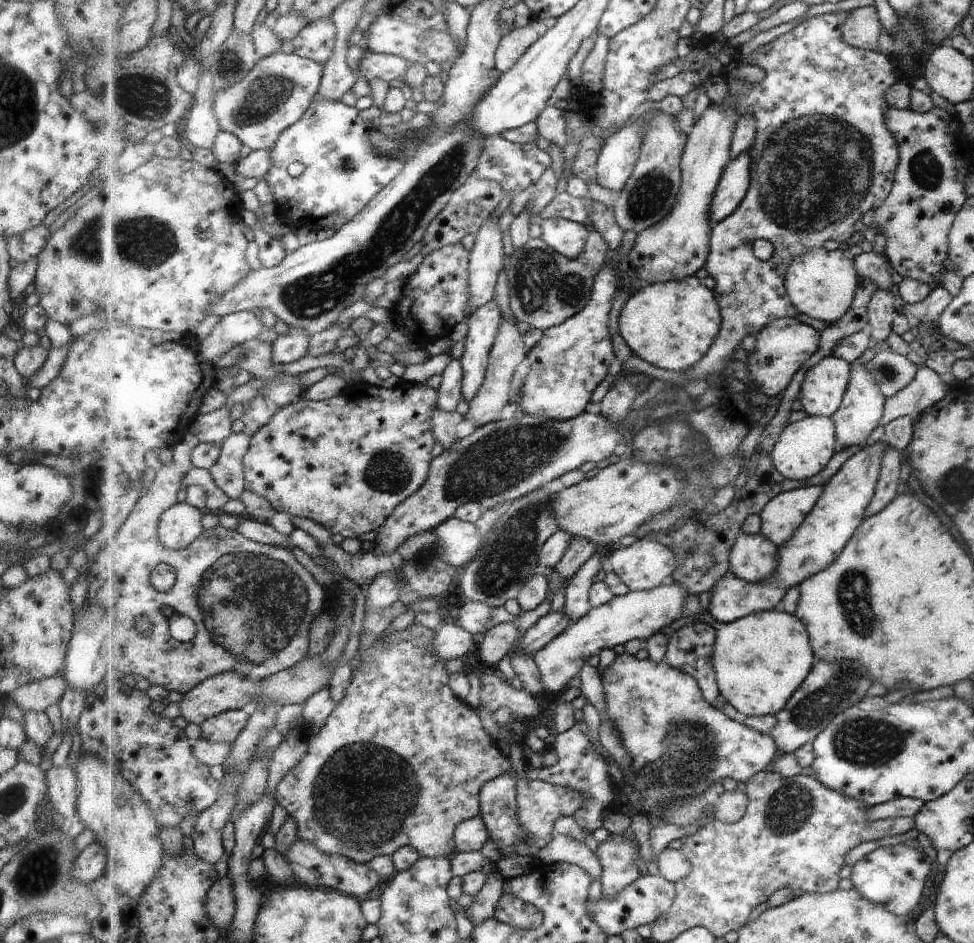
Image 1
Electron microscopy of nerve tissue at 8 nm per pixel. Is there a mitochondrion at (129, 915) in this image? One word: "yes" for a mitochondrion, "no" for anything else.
no

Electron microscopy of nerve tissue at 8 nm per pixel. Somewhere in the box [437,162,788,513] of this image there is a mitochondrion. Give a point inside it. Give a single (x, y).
(499, 458)

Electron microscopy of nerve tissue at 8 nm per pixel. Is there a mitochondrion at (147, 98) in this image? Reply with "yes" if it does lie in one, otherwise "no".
yes

